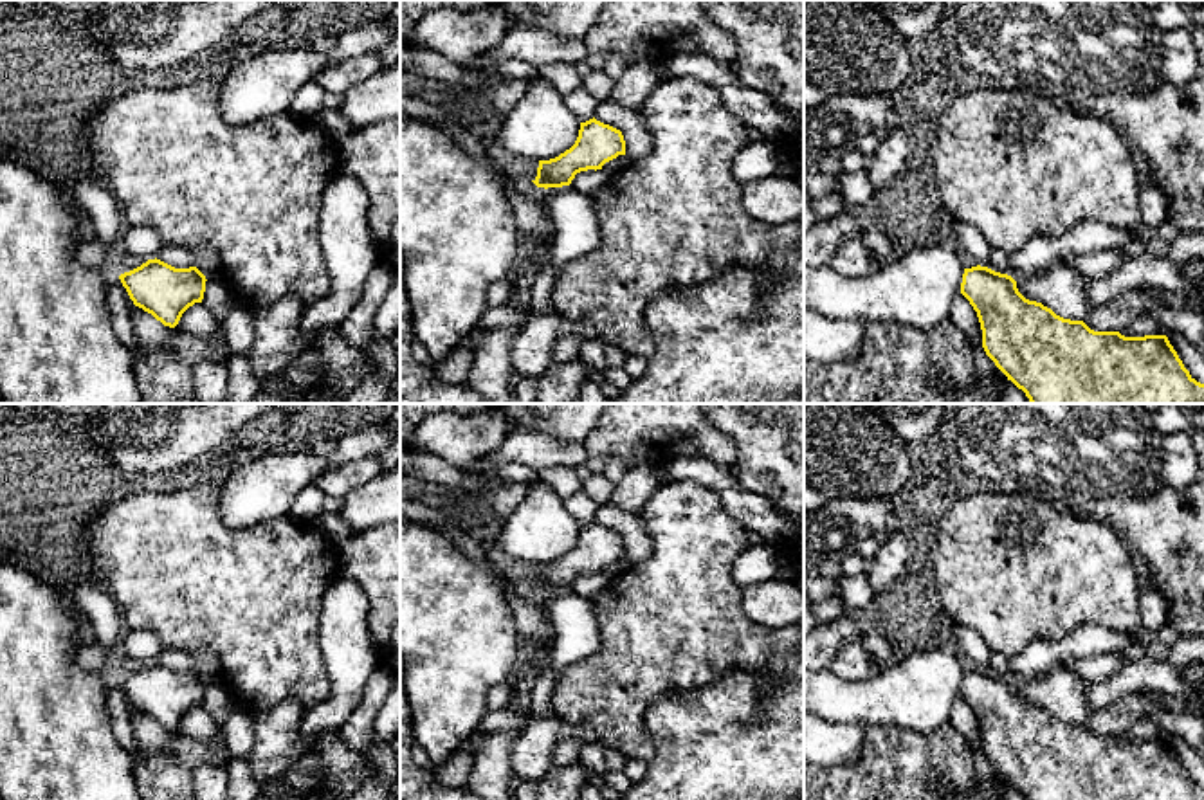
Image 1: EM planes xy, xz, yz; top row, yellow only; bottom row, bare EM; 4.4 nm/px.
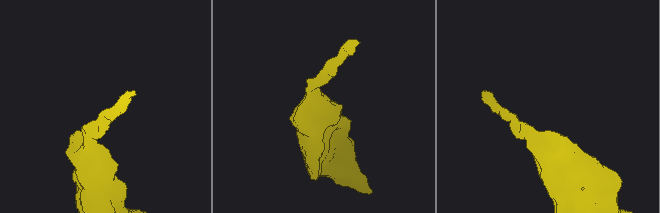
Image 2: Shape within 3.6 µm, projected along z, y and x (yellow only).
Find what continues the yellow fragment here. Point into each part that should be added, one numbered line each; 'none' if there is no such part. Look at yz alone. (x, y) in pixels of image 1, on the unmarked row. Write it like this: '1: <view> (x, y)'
none

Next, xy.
none

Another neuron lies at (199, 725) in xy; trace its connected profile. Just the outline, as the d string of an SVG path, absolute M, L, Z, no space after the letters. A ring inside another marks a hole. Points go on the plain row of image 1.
M195 706L182 717L177 732L198 742L214 744L220 735L220 724L204 706Z

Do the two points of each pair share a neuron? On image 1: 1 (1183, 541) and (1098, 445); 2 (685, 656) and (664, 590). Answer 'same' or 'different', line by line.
1: same
2: same

